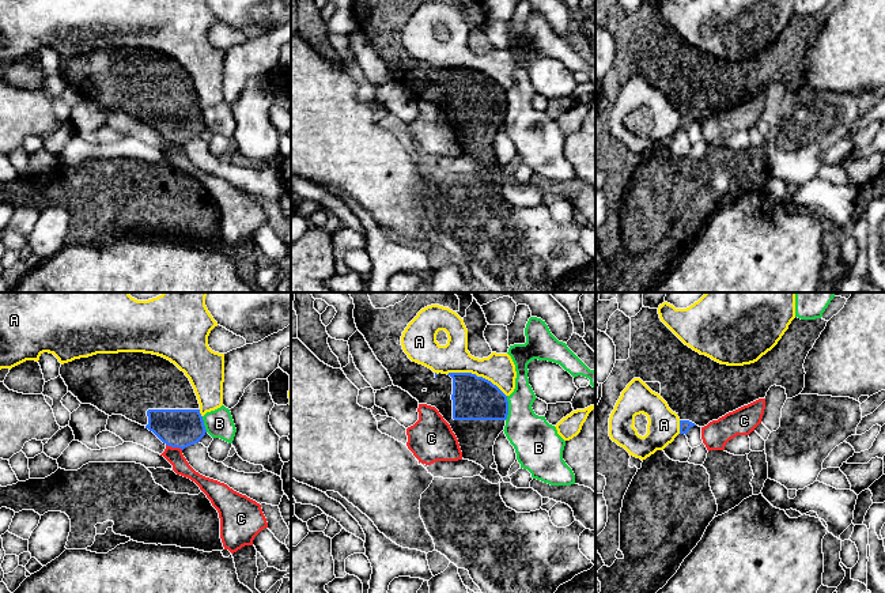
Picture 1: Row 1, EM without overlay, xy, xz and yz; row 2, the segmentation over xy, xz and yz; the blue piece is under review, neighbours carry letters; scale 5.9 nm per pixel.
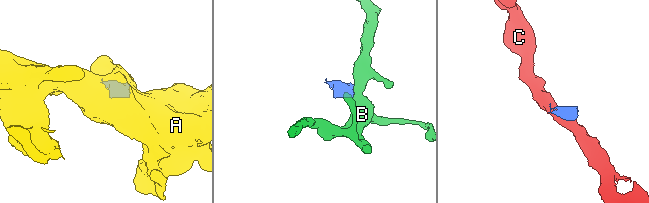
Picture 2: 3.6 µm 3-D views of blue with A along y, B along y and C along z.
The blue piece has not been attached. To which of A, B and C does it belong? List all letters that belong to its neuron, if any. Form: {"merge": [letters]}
{"merge": []}

